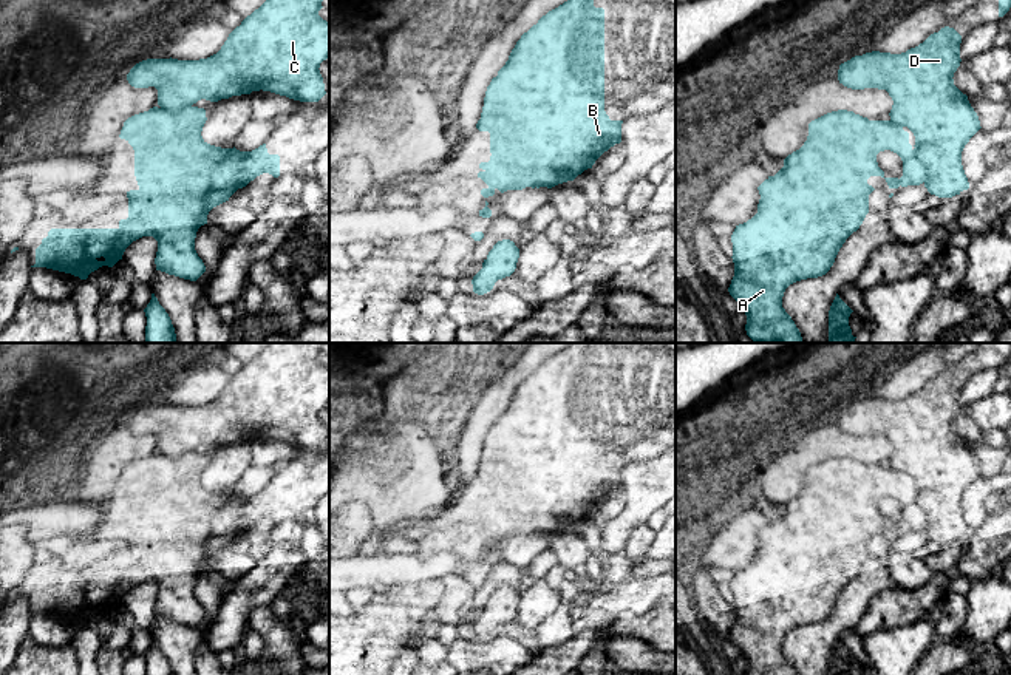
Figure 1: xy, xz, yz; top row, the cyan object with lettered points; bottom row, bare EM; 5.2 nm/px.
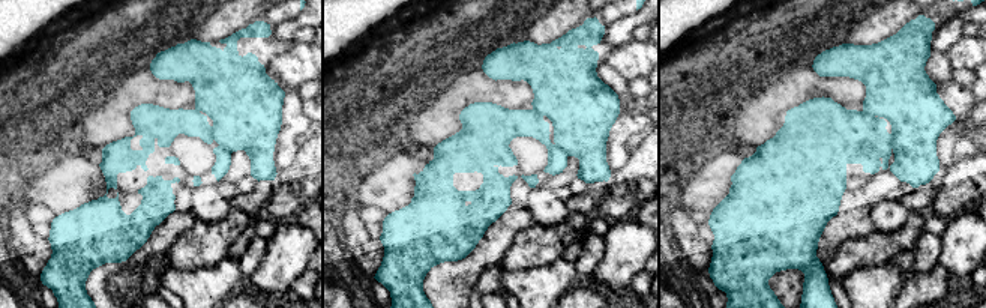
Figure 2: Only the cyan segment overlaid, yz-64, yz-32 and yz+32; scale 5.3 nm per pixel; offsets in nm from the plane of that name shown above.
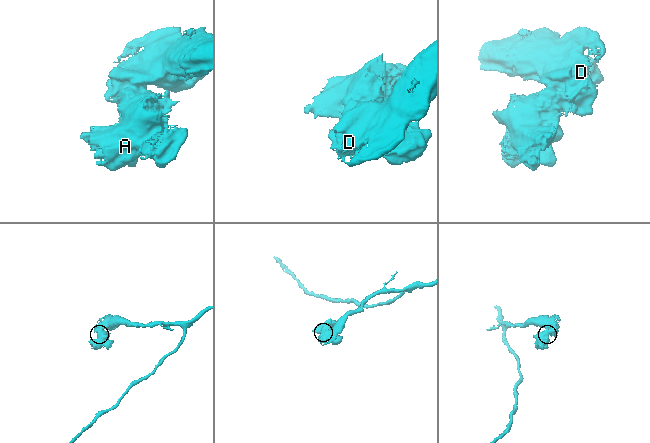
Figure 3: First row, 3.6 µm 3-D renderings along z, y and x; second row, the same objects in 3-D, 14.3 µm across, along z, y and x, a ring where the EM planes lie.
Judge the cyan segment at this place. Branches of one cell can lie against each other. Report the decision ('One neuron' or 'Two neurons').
Two neurons

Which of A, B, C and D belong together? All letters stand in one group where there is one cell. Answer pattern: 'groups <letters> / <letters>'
groups A B / C D

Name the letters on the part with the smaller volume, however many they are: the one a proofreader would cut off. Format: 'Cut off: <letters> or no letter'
Cut off: A, B

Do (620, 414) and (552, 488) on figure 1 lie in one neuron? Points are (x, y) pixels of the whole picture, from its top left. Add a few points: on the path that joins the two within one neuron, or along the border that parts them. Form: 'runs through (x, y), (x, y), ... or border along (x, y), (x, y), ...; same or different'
runs through (600, 428), (560, 468); same

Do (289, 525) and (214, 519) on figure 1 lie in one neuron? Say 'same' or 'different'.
different

